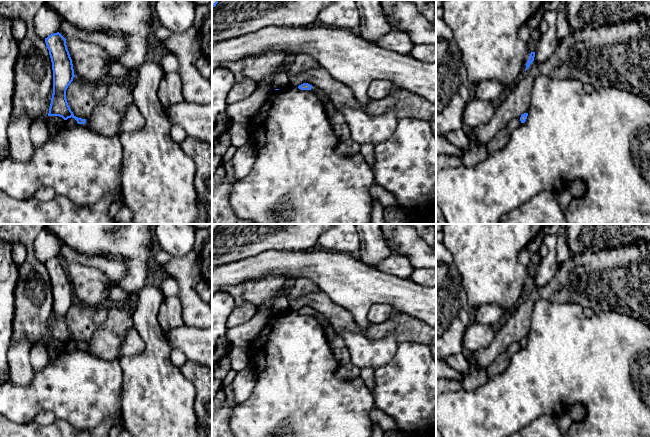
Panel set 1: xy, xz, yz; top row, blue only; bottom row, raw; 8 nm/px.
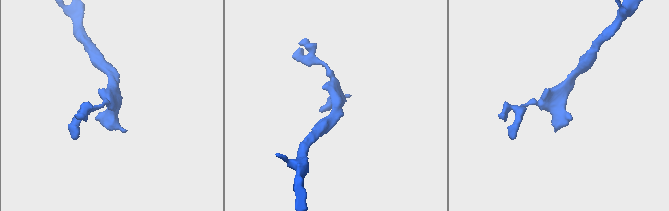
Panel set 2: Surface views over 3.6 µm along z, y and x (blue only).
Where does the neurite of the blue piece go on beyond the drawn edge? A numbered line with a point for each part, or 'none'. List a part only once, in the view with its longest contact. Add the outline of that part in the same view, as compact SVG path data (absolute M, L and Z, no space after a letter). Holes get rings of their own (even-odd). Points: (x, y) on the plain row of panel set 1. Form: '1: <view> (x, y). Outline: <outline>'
none

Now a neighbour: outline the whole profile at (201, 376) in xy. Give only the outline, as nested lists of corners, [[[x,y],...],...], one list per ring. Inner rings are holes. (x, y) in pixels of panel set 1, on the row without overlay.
[[[189,360],[179,369],[196,390],[194,411],[197,424],[204,428],[206,437],[212,437],[212,369]]]

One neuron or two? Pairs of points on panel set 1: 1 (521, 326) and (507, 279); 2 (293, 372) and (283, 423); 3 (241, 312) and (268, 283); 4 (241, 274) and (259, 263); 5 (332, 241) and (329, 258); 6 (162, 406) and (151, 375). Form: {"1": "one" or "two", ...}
{"1": "two", "2": "one", "3": "two", "4": "one", "5": "two", "6": "one"}

